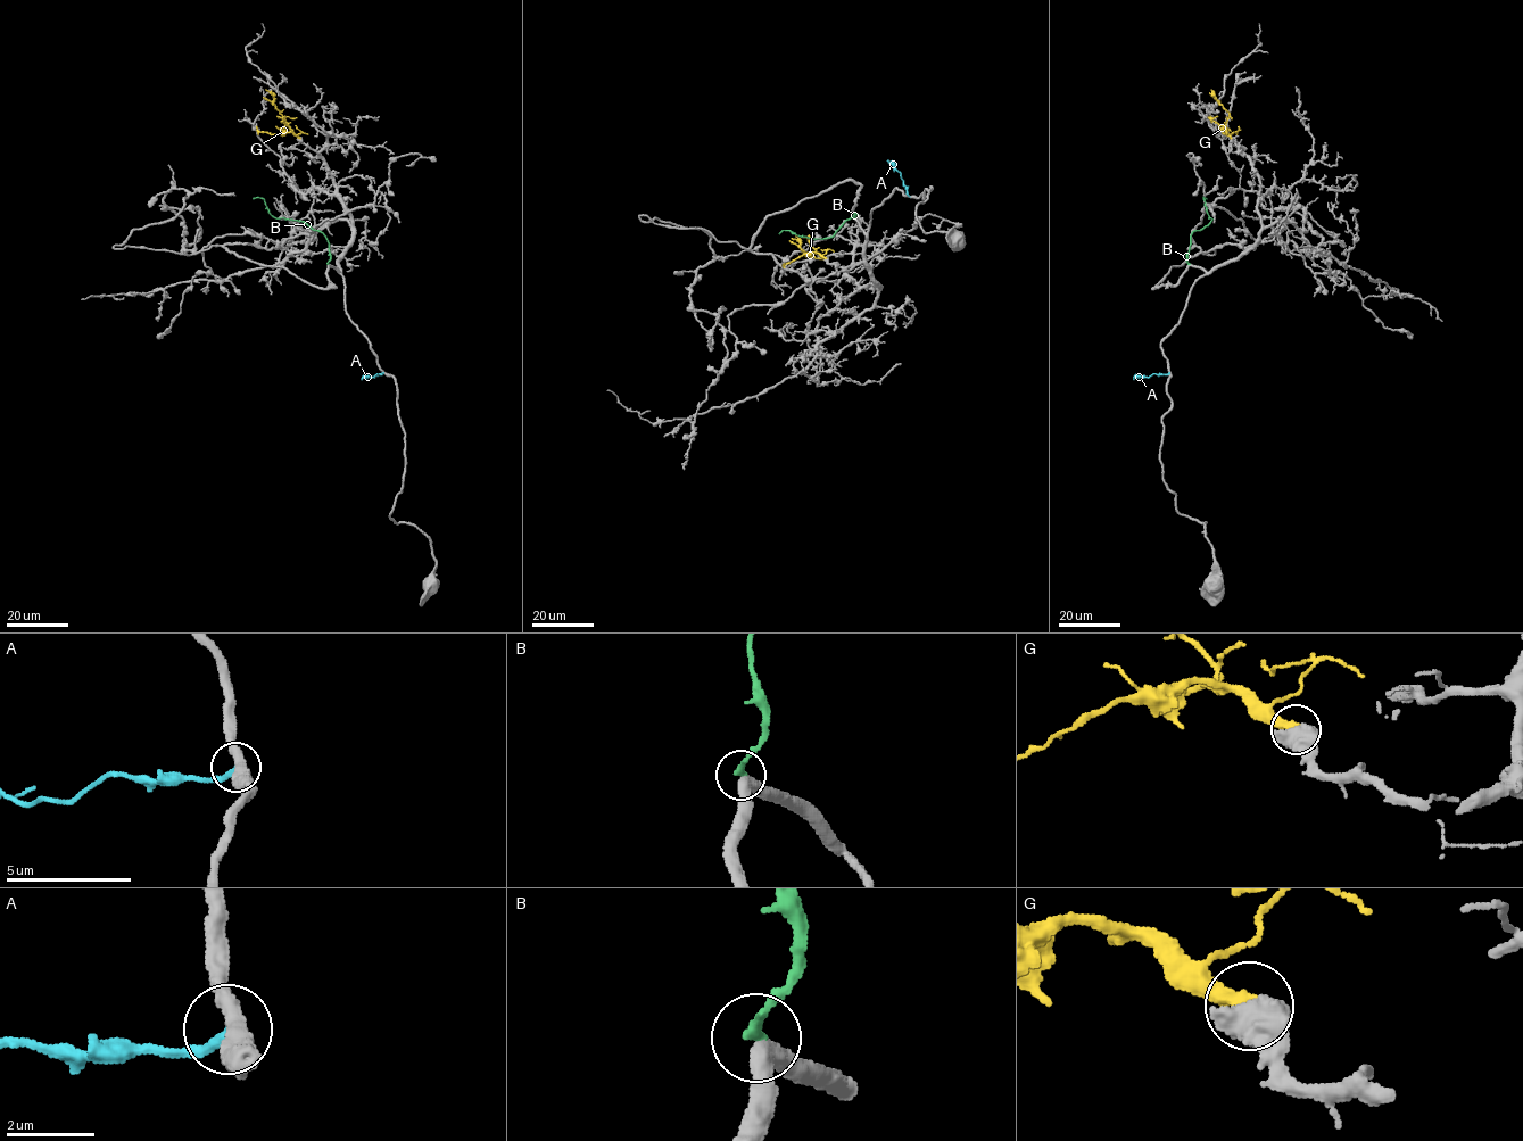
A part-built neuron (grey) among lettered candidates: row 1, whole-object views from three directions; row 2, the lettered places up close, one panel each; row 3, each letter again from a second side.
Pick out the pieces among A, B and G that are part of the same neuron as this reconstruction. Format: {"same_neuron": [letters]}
{"same_neuron": ["G"]}

